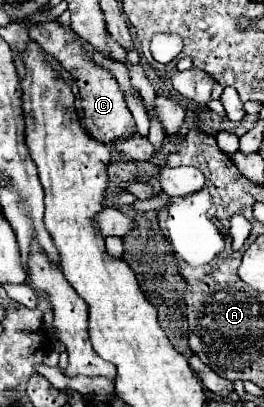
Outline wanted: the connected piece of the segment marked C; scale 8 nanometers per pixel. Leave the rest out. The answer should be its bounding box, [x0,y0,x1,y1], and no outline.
[27,19,135,143]

